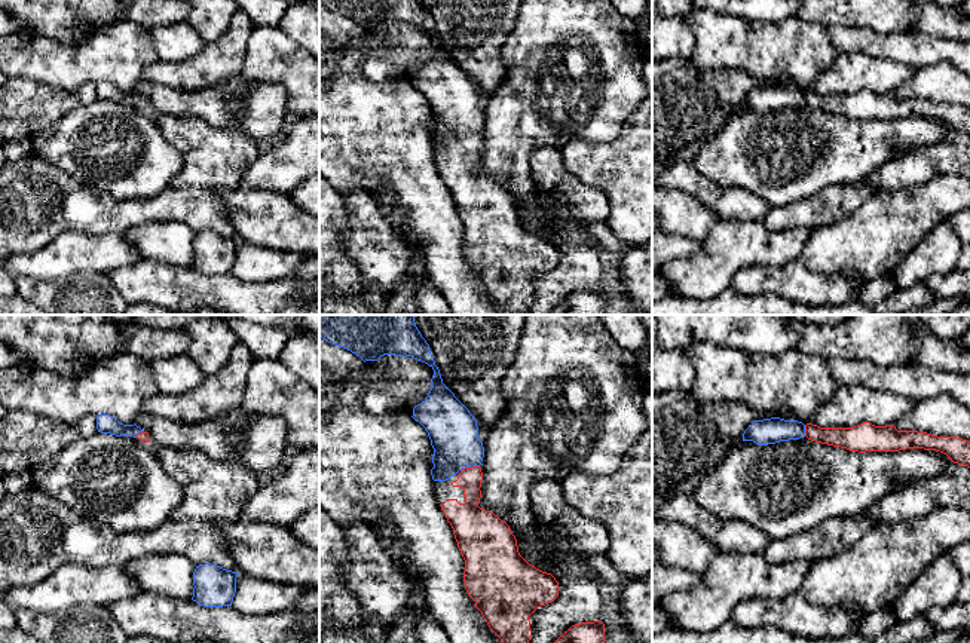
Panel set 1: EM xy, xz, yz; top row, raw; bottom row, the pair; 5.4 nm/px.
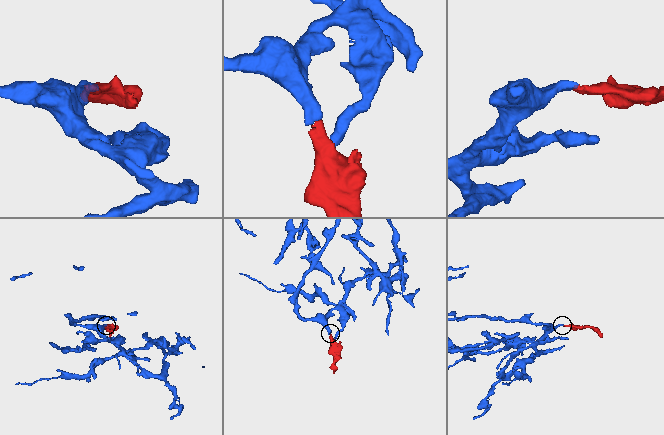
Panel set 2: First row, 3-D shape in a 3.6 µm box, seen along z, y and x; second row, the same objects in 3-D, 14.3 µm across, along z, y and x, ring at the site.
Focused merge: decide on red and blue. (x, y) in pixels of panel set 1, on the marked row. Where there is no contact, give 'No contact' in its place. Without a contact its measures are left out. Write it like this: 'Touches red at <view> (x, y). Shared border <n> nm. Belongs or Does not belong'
Touches red at xz (470, 468). Shared border 110 nm. Belongs

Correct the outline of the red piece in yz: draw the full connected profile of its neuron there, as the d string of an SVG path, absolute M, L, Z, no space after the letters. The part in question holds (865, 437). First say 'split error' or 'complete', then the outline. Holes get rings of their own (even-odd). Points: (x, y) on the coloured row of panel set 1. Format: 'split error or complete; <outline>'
split error; M771 417L764 420L755 420L743 434L743 441L753 441L758 445L775 444L780 441L799 440L807 437L811 441L847 448L850 451L899 451L906 448L924 448L936 450L948 456L954 463L970 468L970 441L957 437L937 437L918 431L897 431L894 425L875 426L869 422L863 422L854 428L820 428L813 423L804 425L798 420L784 420L780 417Z

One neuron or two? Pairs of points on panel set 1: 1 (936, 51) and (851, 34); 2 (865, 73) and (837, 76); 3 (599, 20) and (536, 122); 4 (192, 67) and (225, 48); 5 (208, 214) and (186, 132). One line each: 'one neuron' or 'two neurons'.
1: one neuron
2: one neuron
3: one neuron
4: one neuron
5: two neurons

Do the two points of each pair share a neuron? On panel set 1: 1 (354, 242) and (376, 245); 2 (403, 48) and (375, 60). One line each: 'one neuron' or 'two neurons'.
1: one neuron
2: one neuron

